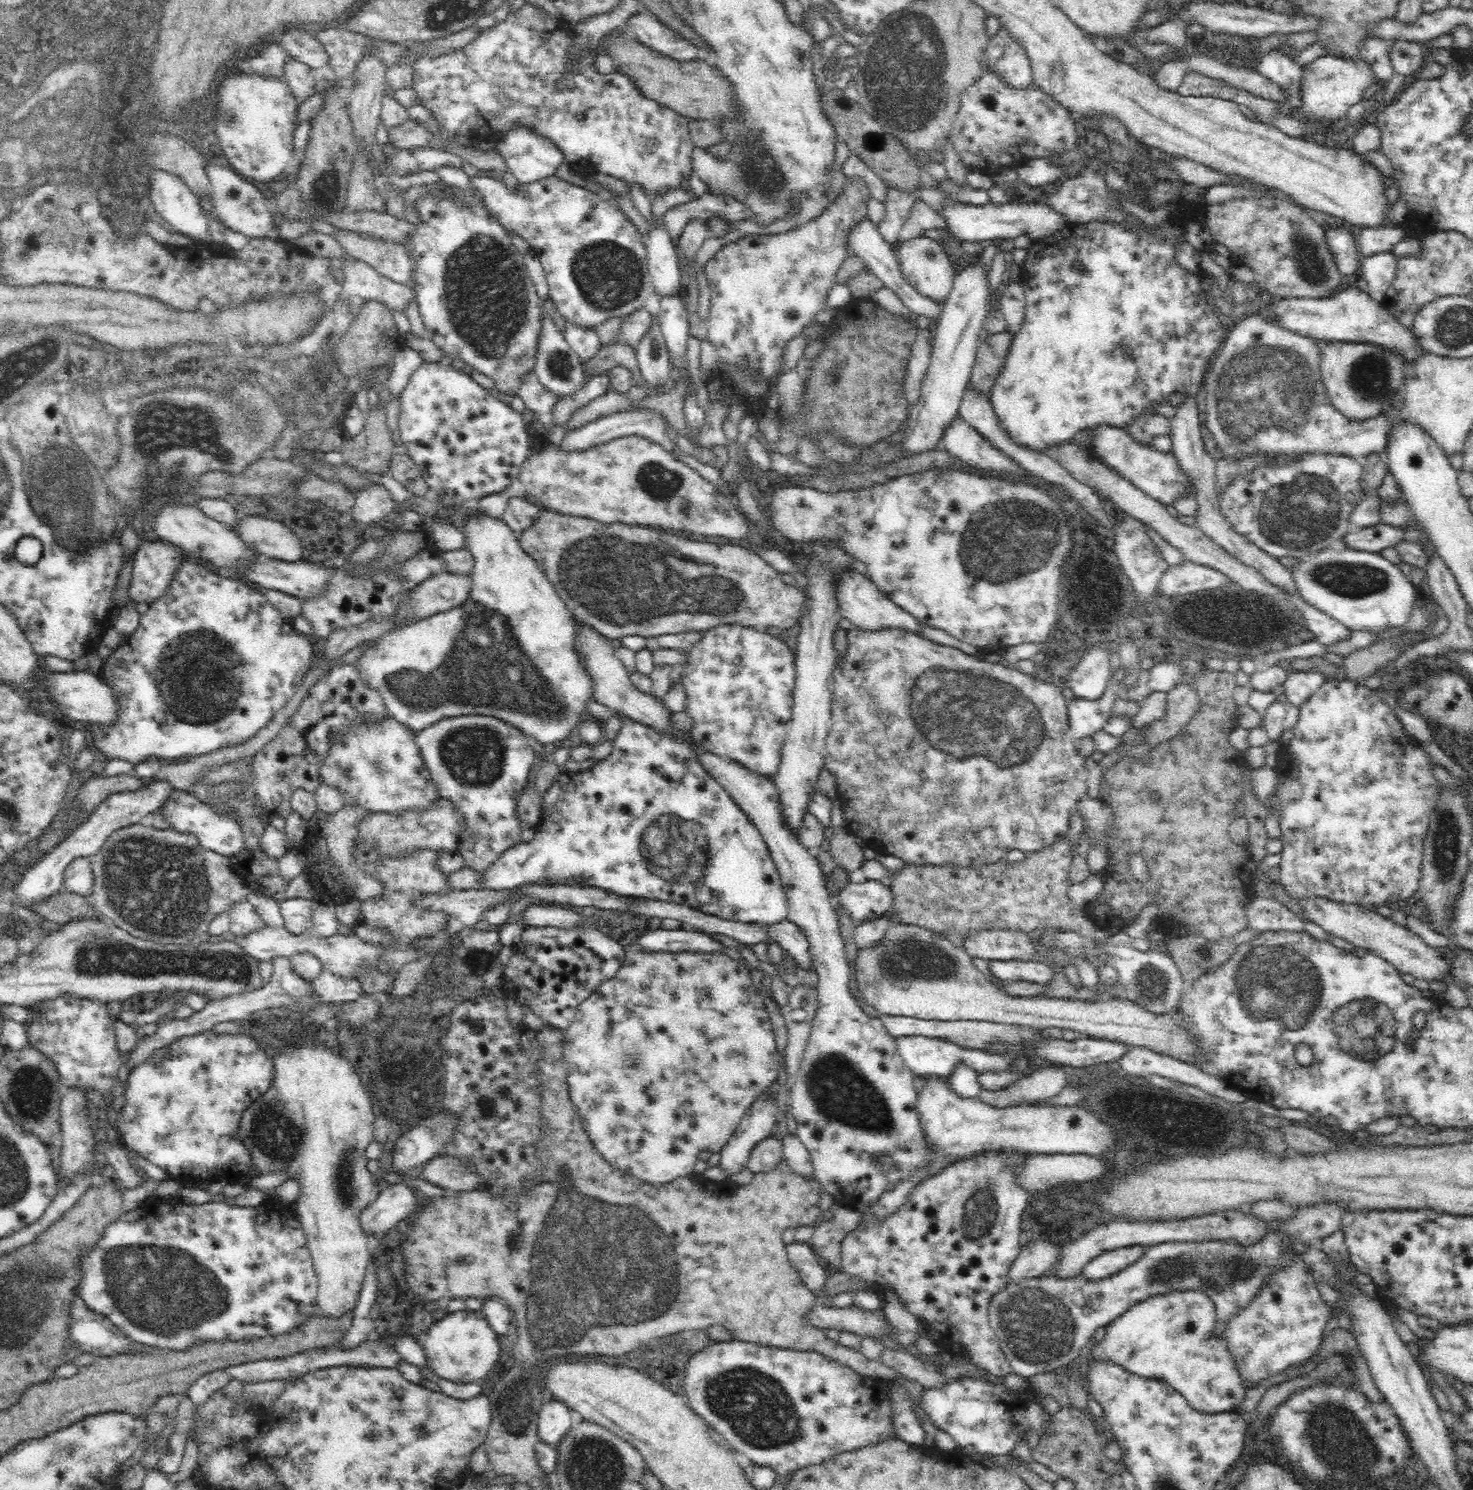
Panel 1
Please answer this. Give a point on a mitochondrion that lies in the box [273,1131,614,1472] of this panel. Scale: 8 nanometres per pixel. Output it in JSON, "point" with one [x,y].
{"point":[515,1410]}

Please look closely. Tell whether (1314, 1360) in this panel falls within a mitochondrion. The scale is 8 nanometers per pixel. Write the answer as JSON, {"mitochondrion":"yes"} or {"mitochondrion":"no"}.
{"mitochondrion":"no"}

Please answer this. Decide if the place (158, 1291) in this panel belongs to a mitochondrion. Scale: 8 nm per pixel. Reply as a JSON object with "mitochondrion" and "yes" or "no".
{"mitochondrion":"yes"}

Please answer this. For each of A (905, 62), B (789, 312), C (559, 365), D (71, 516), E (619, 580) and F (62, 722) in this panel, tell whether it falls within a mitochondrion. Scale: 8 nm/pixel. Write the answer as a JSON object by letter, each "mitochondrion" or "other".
{"A":"mitochondrion","B":"mitochondrion","C":"mitochondrion","D":"mitochondrion","E":"mitochondrion","F":"other"}

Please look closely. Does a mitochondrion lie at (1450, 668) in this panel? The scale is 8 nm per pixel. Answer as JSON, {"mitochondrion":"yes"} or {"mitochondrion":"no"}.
{"mitochondrion":"no"}

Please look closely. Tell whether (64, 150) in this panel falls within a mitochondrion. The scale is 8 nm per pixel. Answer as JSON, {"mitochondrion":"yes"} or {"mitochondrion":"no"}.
{"mitochondrion":"yes"}

